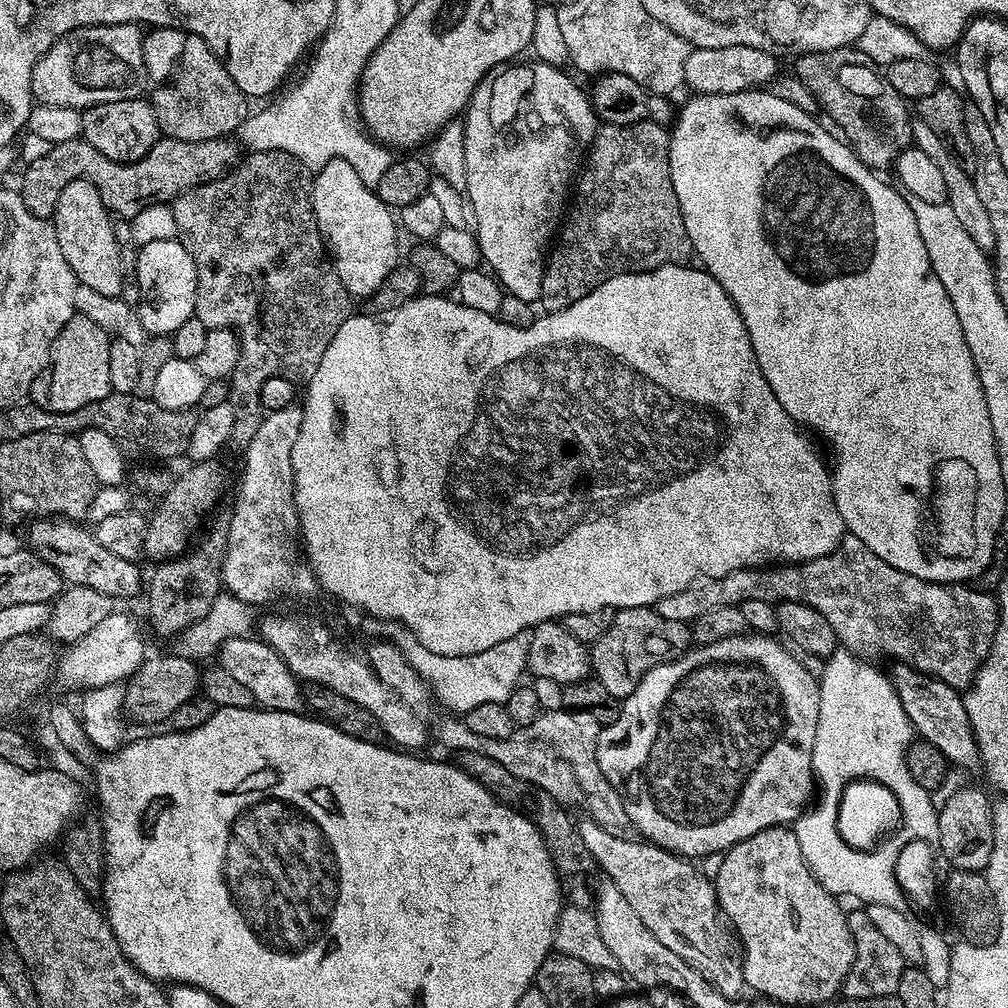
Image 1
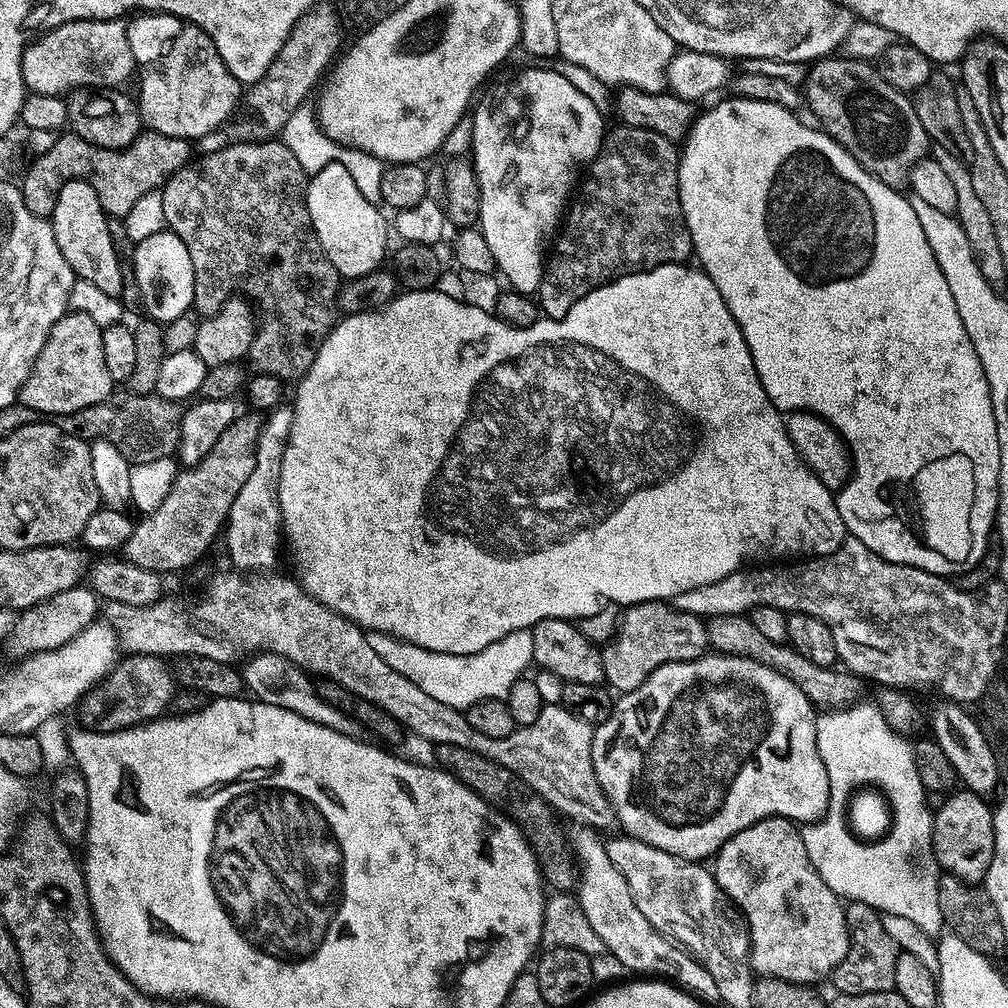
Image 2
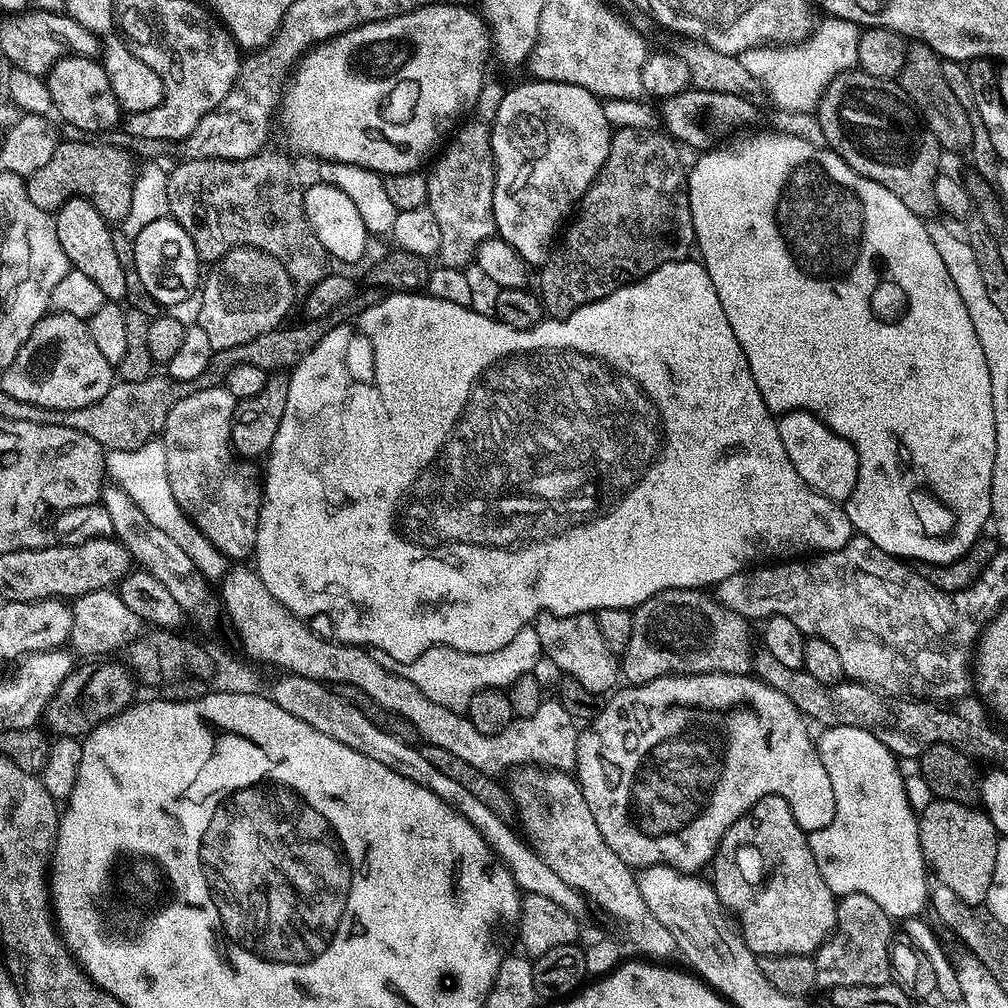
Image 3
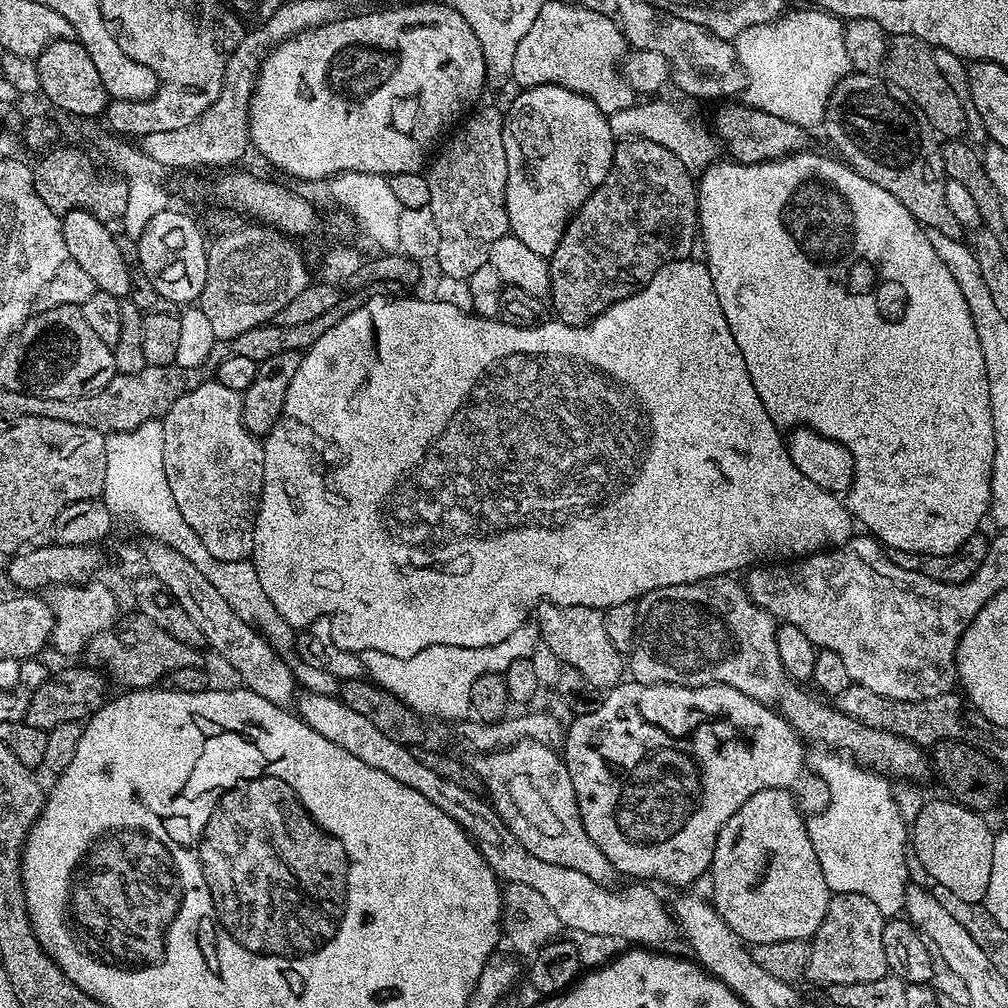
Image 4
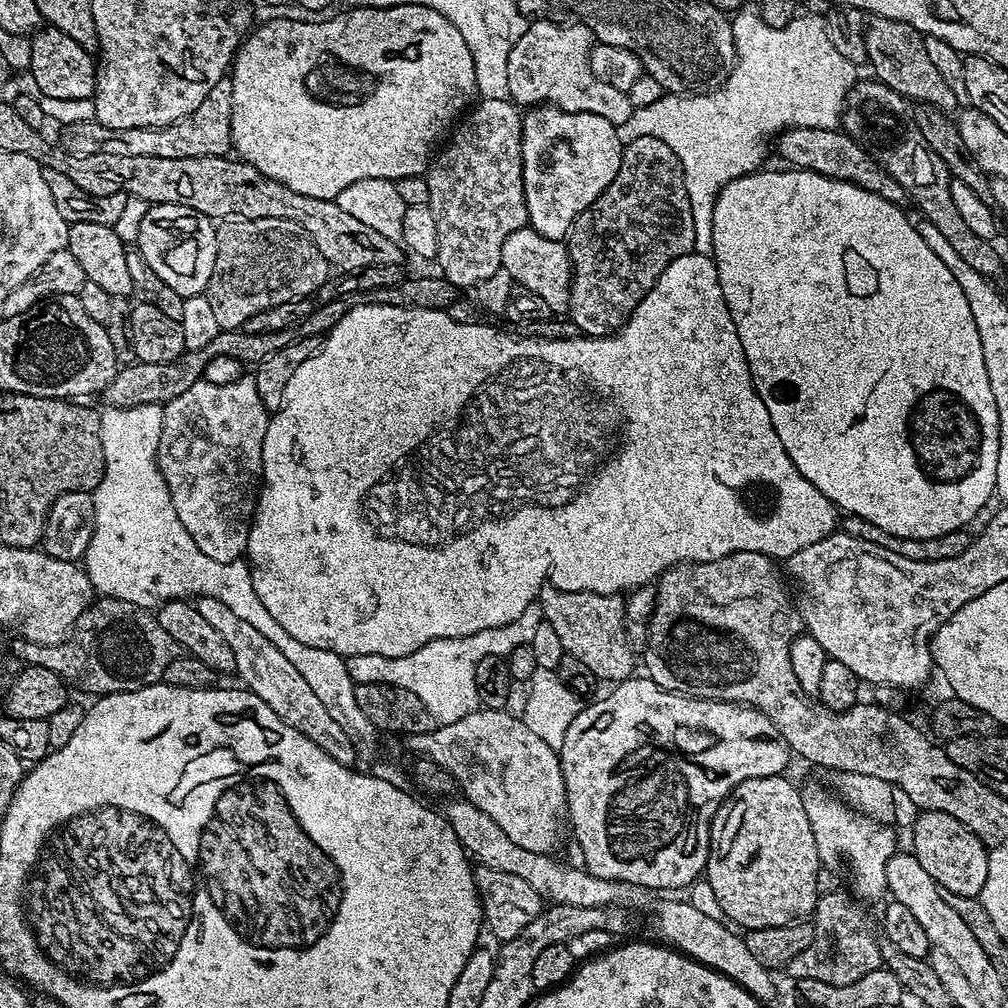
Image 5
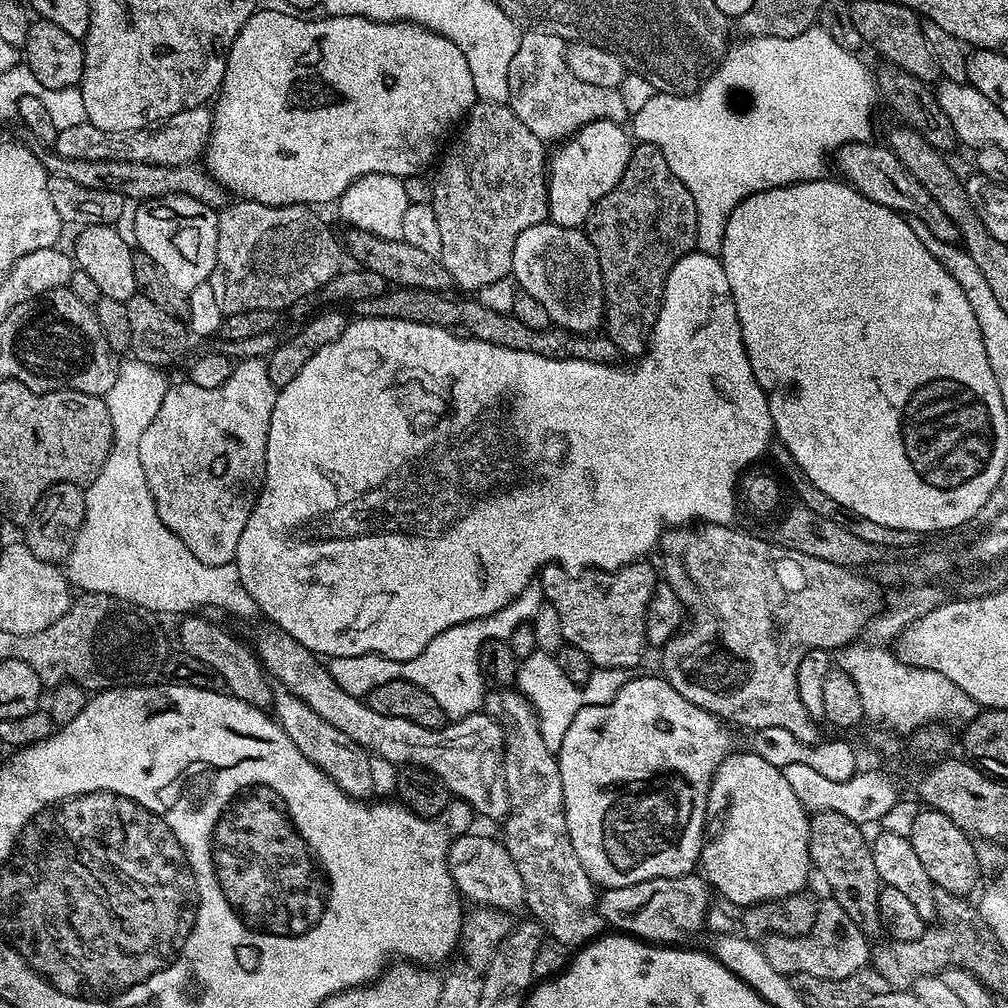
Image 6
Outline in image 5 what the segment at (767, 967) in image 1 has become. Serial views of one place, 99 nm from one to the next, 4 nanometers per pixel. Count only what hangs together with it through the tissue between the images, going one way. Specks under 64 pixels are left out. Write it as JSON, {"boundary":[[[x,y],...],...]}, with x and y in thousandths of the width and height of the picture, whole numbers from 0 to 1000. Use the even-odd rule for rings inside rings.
{"boundary":[[[775,768],[736,775],[709,803],[706,812],[700,873],[702,869],[702,881],[711,899],[718,904],[717,912],[734,923],[771,921],[797,914],[809,906],[810,896],[813,893],[815,858],[808,835],[808,823],[804,823],[802,800],[798,798],[795,783],[790,783],[780,771]]]}

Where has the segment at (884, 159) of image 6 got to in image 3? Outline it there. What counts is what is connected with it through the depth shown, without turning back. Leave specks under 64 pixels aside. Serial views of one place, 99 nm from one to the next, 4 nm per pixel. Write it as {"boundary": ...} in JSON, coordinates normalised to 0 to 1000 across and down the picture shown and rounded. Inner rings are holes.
{"boundary":[[[684,86],[681,91],[660,95],[654,100],[655,119],[658,130],[671,140],[672,144],[701,149],[715,140],[720,131],[742,123],[750,115],[751,104],[738,95],[730,93],[712,93],[704,89]]]}

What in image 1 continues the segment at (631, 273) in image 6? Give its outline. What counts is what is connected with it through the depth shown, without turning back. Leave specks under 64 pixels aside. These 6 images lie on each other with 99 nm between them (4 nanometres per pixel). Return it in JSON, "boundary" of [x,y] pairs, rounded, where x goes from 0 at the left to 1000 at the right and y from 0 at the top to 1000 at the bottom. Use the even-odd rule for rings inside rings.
{"boundary":[[[648,119],[641,121],[633,121],[625,125],[613,125],[612,123],[596,122],[591,128],[591,136],[581,152],[581,162],[578,164],[577,170],[574,172],[573,178],[569,183],[569,197],[565,202],[565,210],[567,206],[567,215],[563,215],[560,229],[555,233],[554,242],[556,244],[547,249],[546,257],[540,264],[540,275],[538,276],[538,288],[536,289],[535,305],[540,305],[541,311],[547,312],[557,310],[565,304],[569,304],[569,300],[573,300],[577,296],[581,296],[581,292],[585,292],[585,288],[589,288],[593,284],[597,284],[597,280],[601,280],[606,274],[612,274],[618,270],[648,270],[650,266],[656,266],[662,262],[682,263],[688,257],[688,251],[687,241],[685,240],[685,232],[681,232],[681,220],[677,216],[677,208],[673,204],[673,192],[669,192],[669,181],[665,173],[665,141],[667,140],[664,128],[658,123],[650,123]]]}

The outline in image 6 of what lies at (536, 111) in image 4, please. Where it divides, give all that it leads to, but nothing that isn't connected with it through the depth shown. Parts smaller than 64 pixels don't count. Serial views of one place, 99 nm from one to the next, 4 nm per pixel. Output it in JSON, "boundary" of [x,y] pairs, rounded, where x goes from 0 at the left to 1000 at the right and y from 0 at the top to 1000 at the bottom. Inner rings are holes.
{"boundary":[[[590,119],[577,125],[555,144],[552,152],[547,152],[543,160],[544,169],[544,213],[547,221],[563,226],[582,223],[583,214],[589,204],[617,177],[625,161],[629,139],[619,123],[604,119]]]}

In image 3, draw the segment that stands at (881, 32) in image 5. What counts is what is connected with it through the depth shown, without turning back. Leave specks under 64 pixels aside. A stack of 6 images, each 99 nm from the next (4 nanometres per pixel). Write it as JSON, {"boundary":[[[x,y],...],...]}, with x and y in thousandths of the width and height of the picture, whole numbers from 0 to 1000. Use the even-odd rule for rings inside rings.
{"boundary":[[[912,42],[902,43],[900,49],[898,64],[891,76],[893,90],[899,92],[906,107],[913,112],[914,119],[923,129],[923,133],[927,133],[927,137],[938,152],[959,152],[964,145],[962,117],[938,80],[938,74],[935,73],[937,60],[930,52],[923,50],[923,46]]]}

